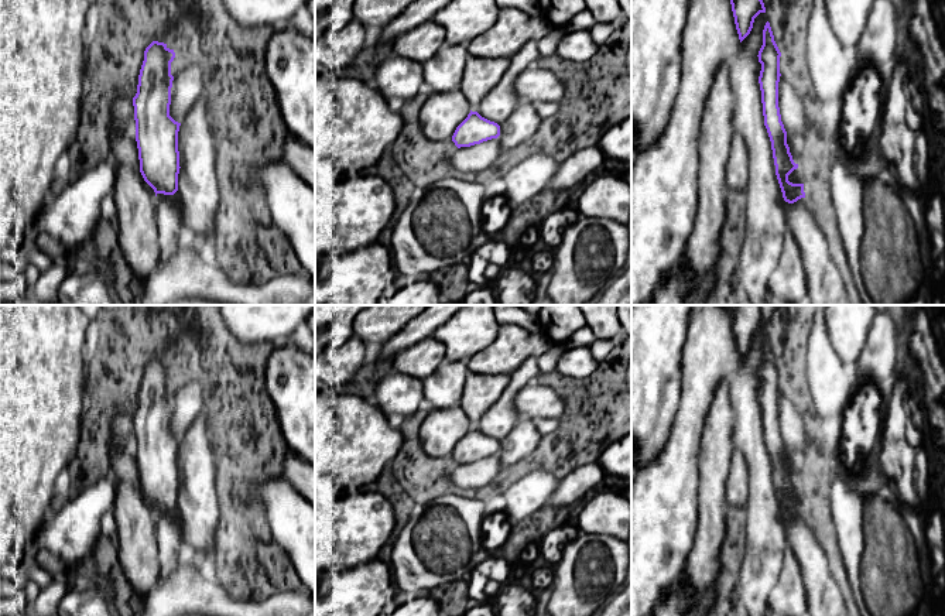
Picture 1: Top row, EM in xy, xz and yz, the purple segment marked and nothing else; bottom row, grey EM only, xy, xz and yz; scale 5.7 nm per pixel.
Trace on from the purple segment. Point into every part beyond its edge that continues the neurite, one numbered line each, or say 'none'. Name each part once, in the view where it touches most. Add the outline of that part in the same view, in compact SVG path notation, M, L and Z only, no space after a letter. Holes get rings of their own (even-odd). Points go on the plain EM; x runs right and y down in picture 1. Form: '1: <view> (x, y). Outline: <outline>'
none

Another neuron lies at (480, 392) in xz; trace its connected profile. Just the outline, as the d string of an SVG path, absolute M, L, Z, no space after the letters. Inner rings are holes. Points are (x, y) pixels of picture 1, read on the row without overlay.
M470 372L460 400L460 408L468 415L472 428L476 428L483 415L504 393L510 376L483 376Z

